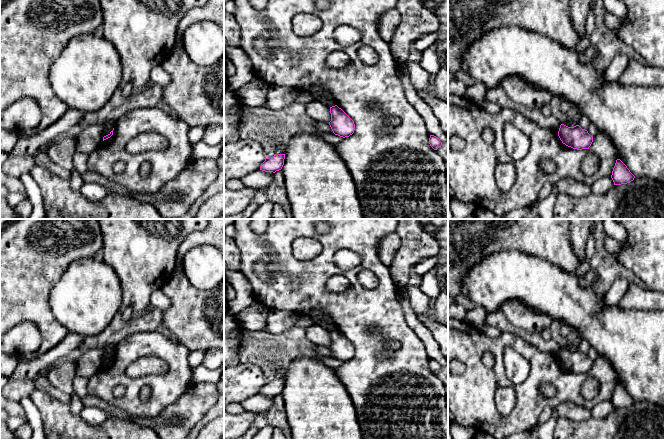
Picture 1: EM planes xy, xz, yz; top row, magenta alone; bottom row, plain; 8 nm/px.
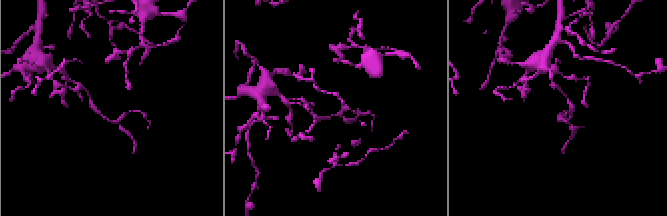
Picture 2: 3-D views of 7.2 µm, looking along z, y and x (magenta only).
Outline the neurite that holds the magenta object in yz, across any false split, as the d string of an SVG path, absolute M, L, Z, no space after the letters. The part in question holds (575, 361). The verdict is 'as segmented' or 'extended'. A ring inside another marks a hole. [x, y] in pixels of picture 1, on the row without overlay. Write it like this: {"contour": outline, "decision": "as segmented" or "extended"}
{"contour": "M561 348L558 360L563 368L577 374L589 373L593 366L593 360L579 349L568 351Z", "decision": "as segmented"}

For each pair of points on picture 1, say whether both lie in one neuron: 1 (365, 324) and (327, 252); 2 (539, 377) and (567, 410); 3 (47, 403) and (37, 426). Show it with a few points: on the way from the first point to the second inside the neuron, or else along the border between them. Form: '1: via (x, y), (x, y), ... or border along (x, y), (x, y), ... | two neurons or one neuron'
1: via (356, 304), (353, 280), (346, 273), (338, 271) | one neuron
2: border along (584, 407), (572, 402), (562, 401), (554, 410) | two neurons
3: border along (30, 397), (39, 412), (43, 428) | two neurons

